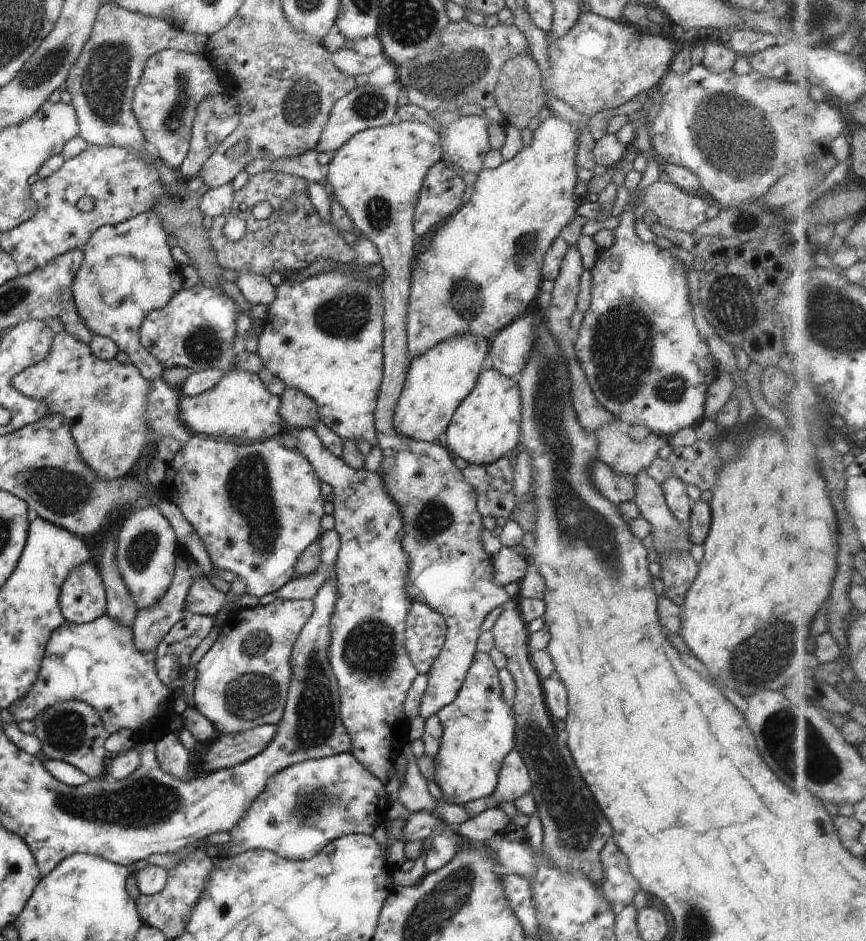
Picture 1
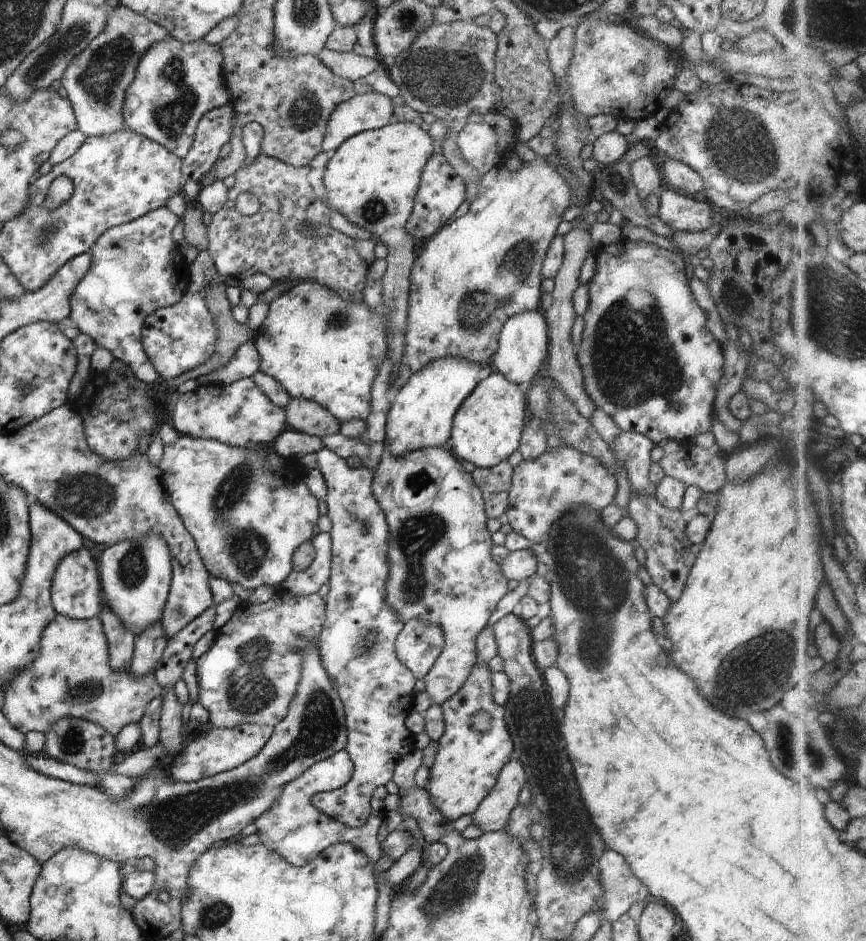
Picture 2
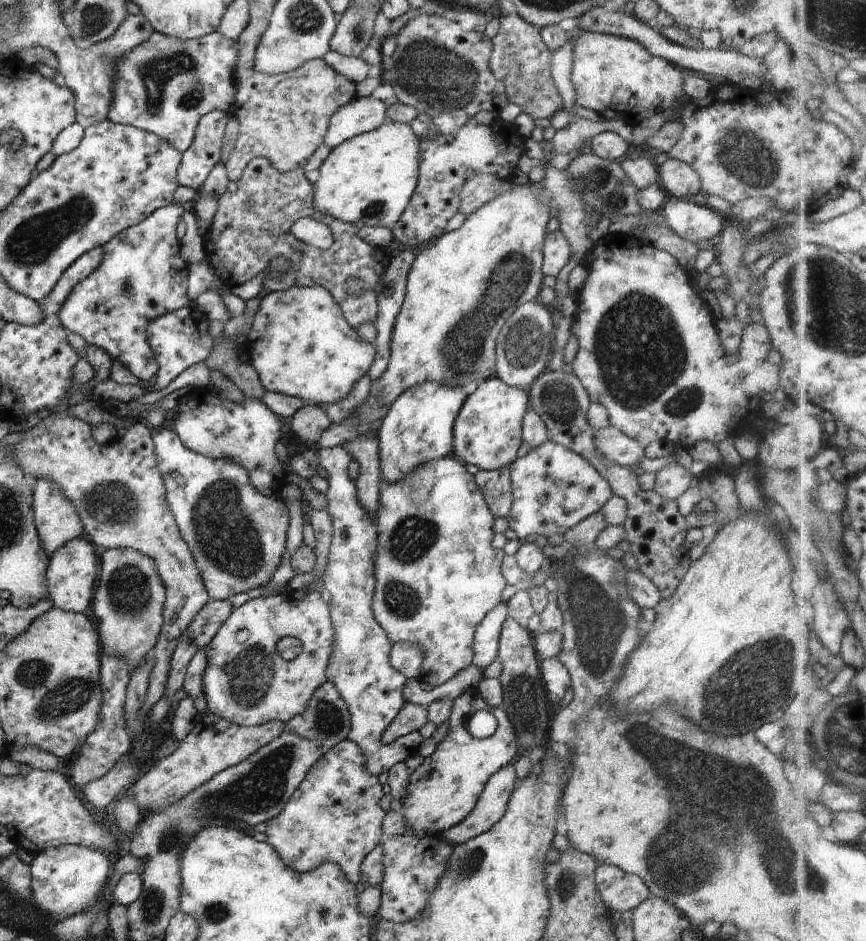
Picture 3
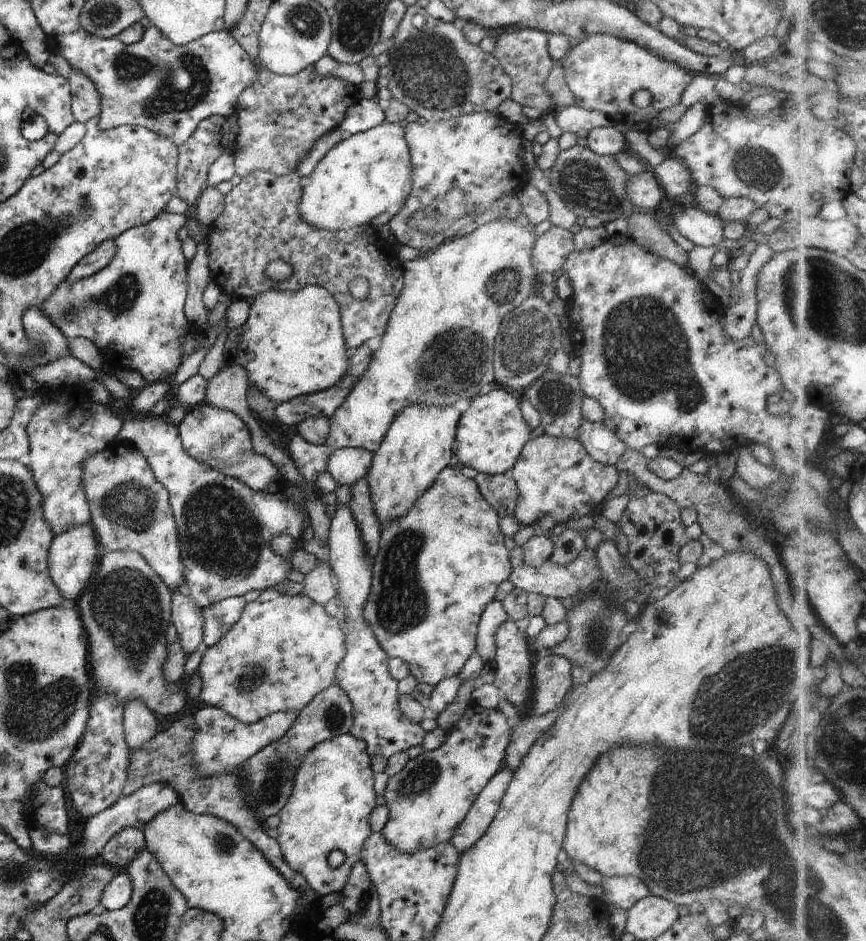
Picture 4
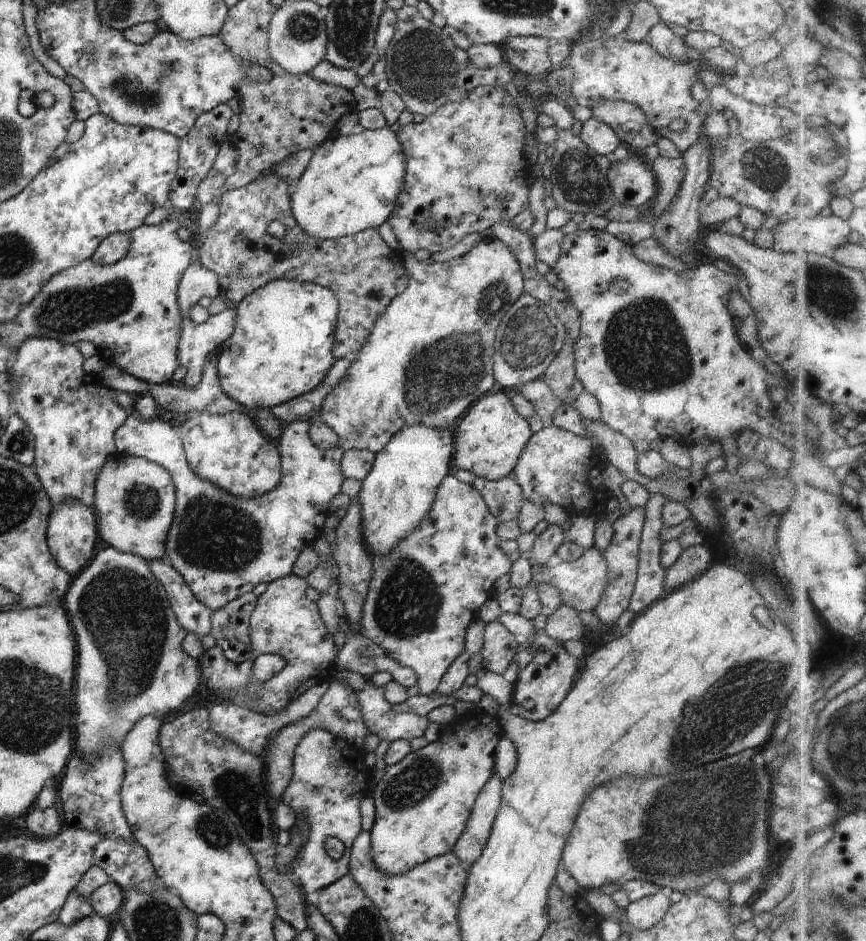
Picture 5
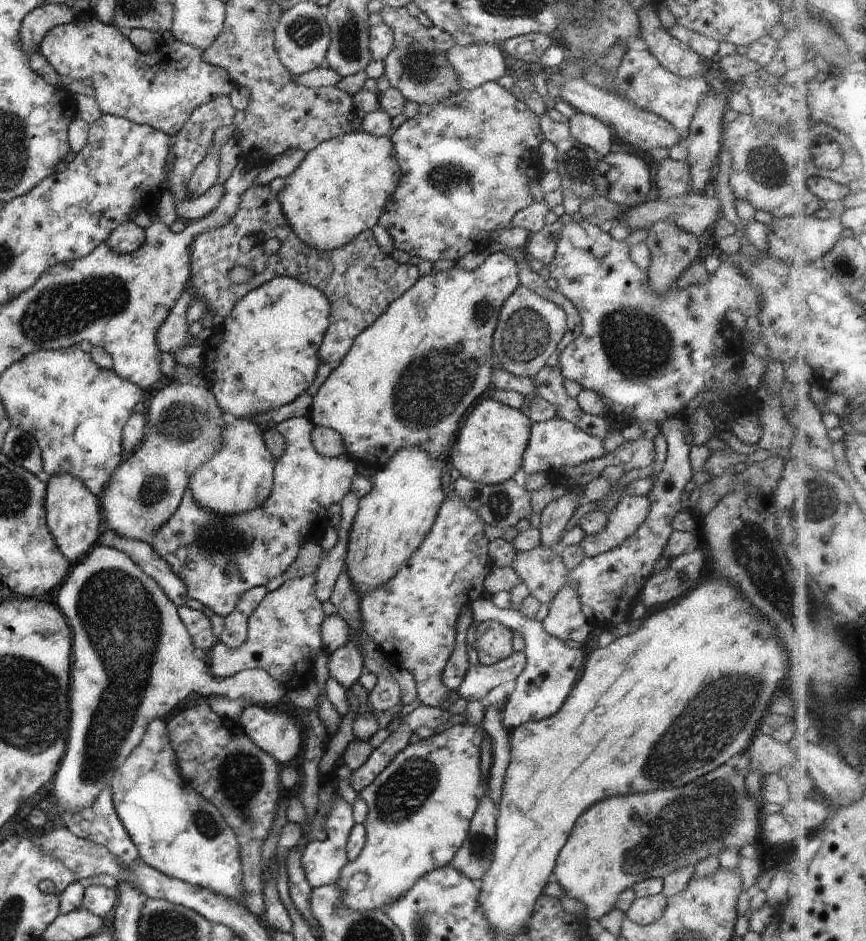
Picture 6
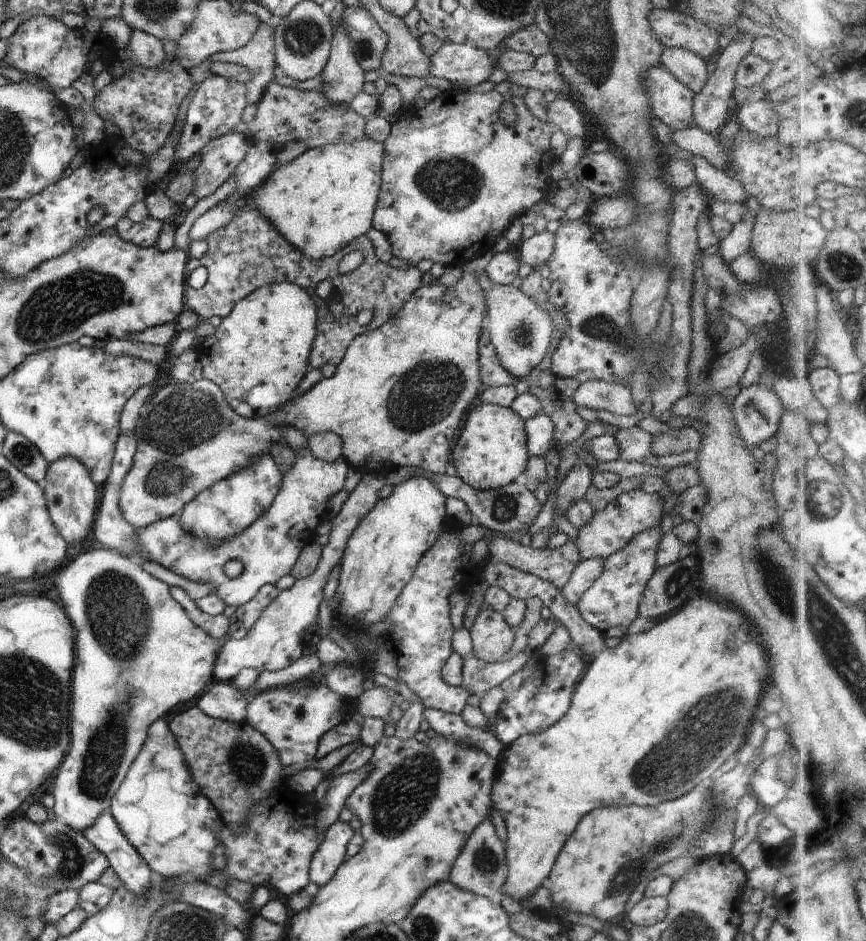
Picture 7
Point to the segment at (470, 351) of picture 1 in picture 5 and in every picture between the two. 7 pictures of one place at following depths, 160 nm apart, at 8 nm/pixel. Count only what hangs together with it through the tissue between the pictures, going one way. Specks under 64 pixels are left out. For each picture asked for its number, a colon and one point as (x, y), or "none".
2: (421, 414)
3: (418, 429)
4: (420, 442)
5: (396, 496)

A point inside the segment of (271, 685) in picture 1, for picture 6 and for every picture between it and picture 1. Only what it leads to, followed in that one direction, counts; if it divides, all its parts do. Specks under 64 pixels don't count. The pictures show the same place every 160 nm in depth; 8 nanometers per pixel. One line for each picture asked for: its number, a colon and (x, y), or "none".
2: (251, 673)
3: (264, 664)
4: (284, 650)
5: (285, 622)
6: (284, 637)

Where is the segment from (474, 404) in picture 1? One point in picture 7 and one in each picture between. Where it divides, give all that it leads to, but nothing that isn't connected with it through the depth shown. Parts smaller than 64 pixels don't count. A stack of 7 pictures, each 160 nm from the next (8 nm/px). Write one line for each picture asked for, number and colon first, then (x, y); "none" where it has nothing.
2: (487, 428)
3: (488, 429)
4: (491, 434)
5: (488, 442)
6: (489, 449)
7: (491, 451)

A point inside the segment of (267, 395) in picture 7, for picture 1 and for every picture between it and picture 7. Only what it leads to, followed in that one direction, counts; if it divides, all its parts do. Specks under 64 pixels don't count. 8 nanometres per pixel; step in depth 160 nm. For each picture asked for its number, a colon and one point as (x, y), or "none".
1: (323, 335)
2: (319, 347)
3: (300, 344)
4: (292, 344)
5: (281, 349)
6: (265, 354)

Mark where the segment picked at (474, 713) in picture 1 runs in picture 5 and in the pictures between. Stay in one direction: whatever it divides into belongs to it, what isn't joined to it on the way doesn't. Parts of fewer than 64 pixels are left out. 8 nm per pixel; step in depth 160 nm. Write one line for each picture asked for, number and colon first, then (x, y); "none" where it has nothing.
2: (466, 767)
3: (442, 792)
4: (427, 799)
5: (422, 804)

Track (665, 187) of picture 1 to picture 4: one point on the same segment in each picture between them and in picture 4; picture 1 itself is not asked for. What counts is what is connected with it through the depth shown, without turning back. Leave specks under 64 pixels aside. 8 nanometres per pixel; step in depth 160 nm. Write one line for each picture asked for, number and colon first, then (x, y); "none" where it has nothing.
2: (681, 212)
3: (693, 222)
4: (704, 229)

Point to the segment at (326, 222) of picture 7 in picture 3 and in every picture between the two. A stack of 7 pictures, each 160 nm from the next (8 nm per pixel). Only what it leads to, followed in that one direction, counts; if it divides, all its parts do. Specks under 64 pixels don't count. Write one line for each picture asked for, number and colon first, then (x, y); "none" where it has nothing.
3: (368, 180)
4: (364, 180)
5: (351, 184)
6: (340, 189)

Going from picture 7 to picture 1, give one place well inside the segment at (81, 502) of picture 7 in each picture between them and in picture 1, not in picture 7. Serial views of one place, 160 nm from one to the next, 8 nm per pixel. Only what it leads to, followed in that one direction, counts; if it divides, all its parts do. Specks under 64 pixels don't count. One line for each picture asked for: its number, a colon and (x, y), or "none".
1: (82, 599)
2: (76, 592)
3: (72, 573)
4: (73, 556)
5: (72, 527)
6: (73, 514)

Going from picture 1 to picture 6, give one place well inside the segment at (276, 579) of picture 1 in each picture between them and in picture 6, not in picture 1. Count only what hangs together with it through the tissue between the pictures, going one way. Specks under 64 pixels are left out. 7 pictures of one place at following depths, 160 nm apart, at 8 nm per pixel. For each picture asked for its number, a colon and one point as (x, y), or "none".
2: (246, 523)
3: (237, 536)
4: (224, 527)
5: (223, 546)
6: (198, 546)

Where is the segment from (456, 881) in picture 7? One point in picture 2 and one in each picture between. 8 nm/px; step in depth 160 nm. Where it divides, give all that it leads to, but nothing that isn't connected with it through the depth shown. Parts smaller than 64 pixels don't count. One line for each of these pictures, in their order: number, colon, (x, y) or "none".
2: (493, 813)
3: (492, 804)
4: (482, 812)
5: (470, 845)
6: (474, 857)

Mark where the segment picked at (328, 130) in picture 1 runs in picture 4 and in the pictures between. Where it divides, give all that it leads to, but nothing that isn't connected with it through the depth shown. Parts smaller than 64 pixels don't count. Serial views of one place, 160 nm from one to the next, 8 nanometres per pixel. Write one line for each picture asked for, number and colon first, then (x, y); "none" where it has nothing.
2: (368, 111)
3: (362, 114)
4: (365, 114)

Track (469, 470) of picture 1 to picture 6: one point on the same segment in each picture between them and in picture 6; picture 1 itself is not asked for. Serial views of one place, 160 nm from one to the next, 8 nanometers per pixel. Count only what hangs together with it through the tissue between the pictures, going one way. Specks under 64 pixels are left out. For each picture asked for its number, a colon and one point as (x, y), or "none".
2: (494, 483)
3: (495, 486)
4: (500, 491)
5: (504, 498)
6: (504, 505)

